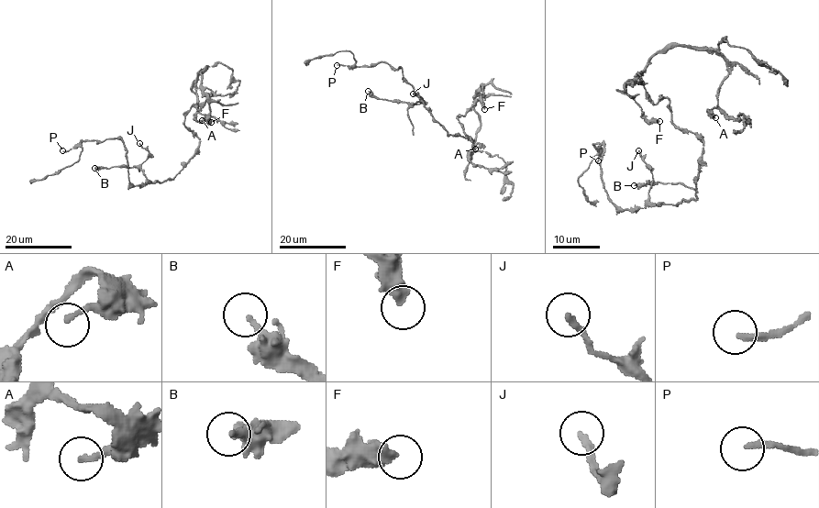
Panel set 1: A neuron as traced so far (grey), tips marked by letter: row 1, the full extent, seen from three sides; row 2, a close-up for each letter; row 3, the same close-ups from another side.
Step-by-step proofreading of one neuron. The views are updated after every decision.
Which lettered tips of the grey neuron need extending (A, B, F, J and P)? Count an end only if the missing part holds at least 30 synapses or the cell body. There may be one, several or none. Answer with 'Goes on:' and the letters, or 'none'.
Goes on: none

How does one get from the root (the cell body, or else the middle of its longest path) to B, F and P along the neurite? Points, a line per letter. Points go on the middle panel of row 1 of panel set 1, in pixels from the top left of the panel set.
B: (471, 139), (448, 135), (421, 101), (407, 103), (376, 99), (368, 91)
F: (471, 139), (464, 133), (458, 118), (485, 95), (477, 91), (481, 84), (484, 109)
P: (471, 139), (448, 134), (403, 76), (400, 66), (394, 69), (382, 61), (370, 66), (337, 65)

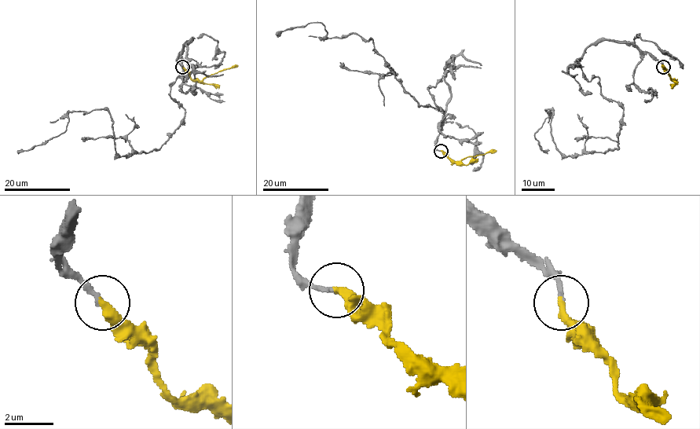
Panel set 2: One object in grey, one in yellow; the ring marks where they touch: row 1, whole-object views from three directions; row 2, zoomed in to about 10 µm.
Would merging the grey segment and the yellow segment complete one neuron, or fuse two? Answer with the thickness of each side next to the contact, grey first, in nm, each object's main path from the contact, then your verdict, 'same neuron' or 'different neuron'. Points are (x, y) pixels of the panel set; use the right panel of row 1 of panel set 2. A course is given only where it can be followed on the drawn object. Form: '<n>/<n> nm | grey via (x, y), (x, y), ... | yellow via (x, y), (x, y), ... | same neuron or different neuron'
150/340 nm | grey via (663, 67), (591, 44), (577, 60), (623, 108), (617, 147), (564, 156), (546, 109), (547, 153) | yellow via (663, 67), (674, 80), (662, 64) | same neuron

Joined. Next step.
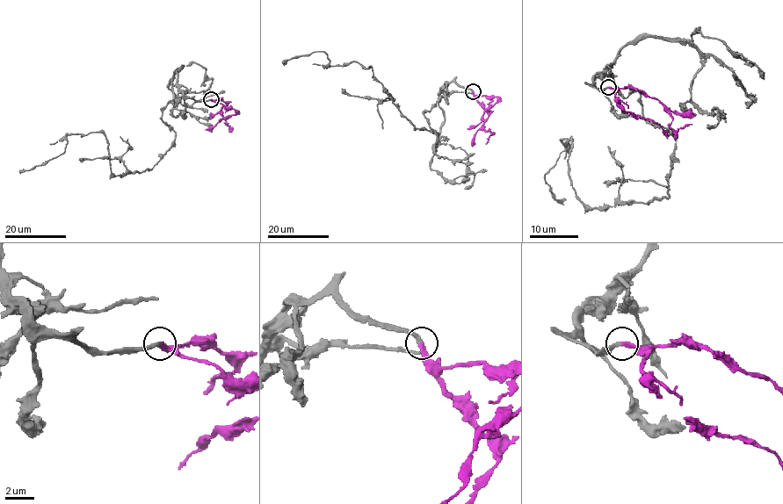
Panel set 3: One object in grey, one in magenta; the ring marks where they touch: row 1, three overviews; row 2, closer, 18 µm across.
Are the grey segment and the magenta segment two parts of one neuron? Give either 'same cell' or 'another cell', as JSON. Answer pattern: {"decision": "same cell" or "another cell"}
{"decision": "same cell"}

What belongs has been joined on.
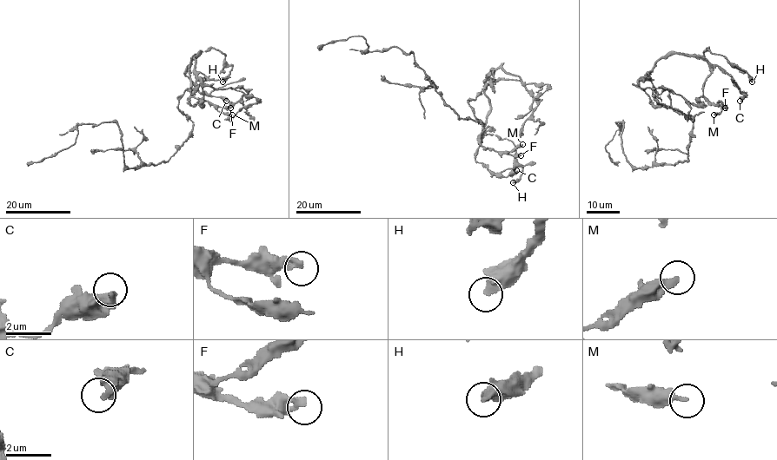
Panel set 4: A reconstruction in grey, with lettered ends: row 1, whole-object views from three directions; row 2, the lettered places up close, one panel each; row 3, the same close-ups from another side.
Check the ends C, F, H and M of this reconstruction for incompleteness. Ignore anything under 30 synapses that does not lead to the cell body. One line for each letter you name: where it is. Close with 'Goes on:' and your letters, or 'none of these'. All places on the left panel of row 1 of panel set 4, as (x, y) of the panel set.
Goes on: none of these

